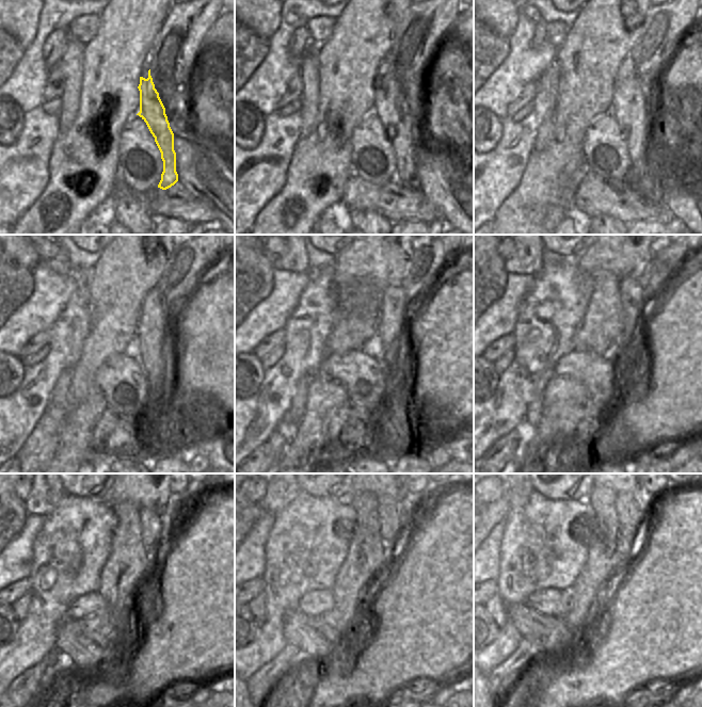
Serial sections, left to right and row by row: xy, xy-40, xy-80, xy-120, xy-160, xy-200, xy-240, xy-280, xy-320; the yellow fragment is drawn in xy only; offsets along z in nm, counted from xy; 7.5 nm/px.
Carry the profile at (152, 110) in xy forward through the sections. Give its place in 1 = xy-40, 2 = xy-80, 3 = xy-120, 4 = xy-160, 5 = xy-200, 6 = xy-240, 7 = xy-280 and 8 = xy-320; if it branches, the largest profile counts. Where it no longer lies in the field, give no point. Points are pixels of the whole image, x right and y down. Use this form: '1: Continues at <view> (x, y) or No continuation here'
1: Continues at xy-40 (392, 110)
2: Continues at xy-80 (638, 127)
3: Continues at xy-120 (150, 334)
4: Continues at xy-160 (392, 328)
5: Continues at xy-200 (632, 298)
6: Continues at xy-240 (154, 536)
7: Continues at xy-280 (392, 531)
8: Continues at xy-320 (627, 510).

